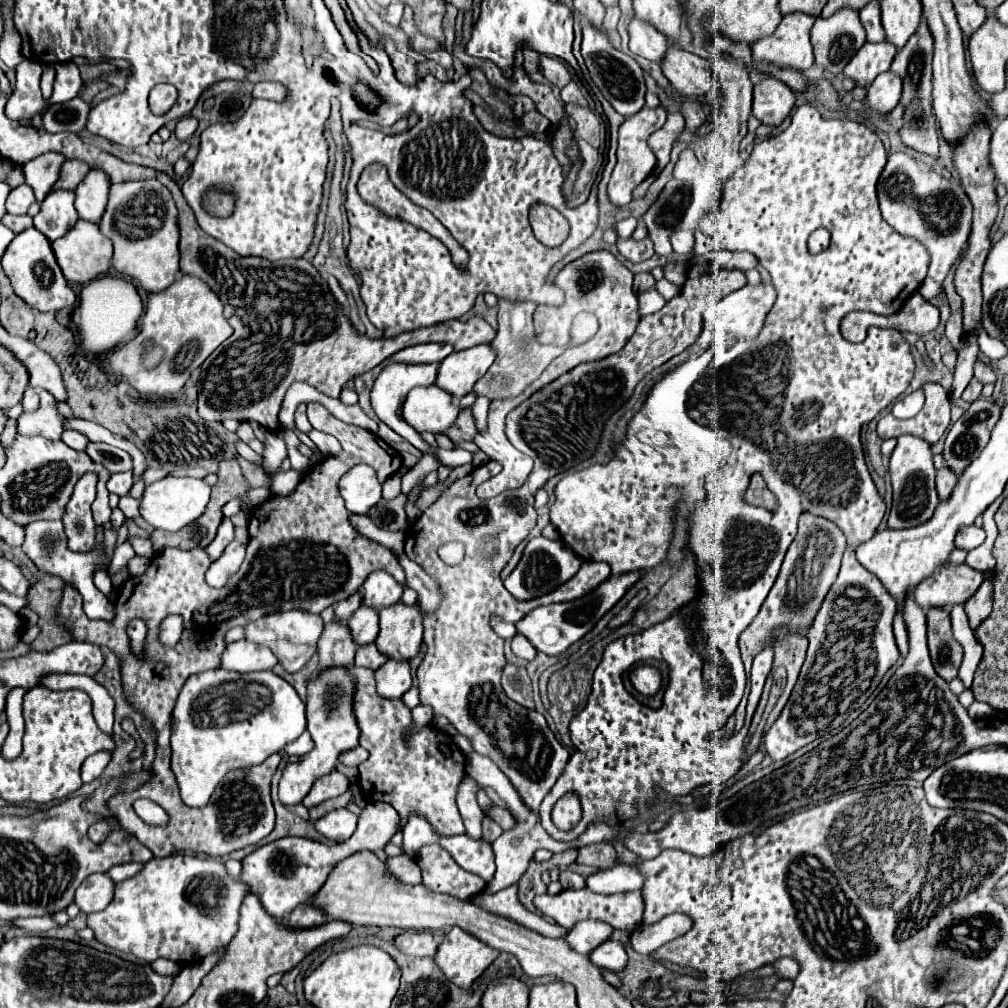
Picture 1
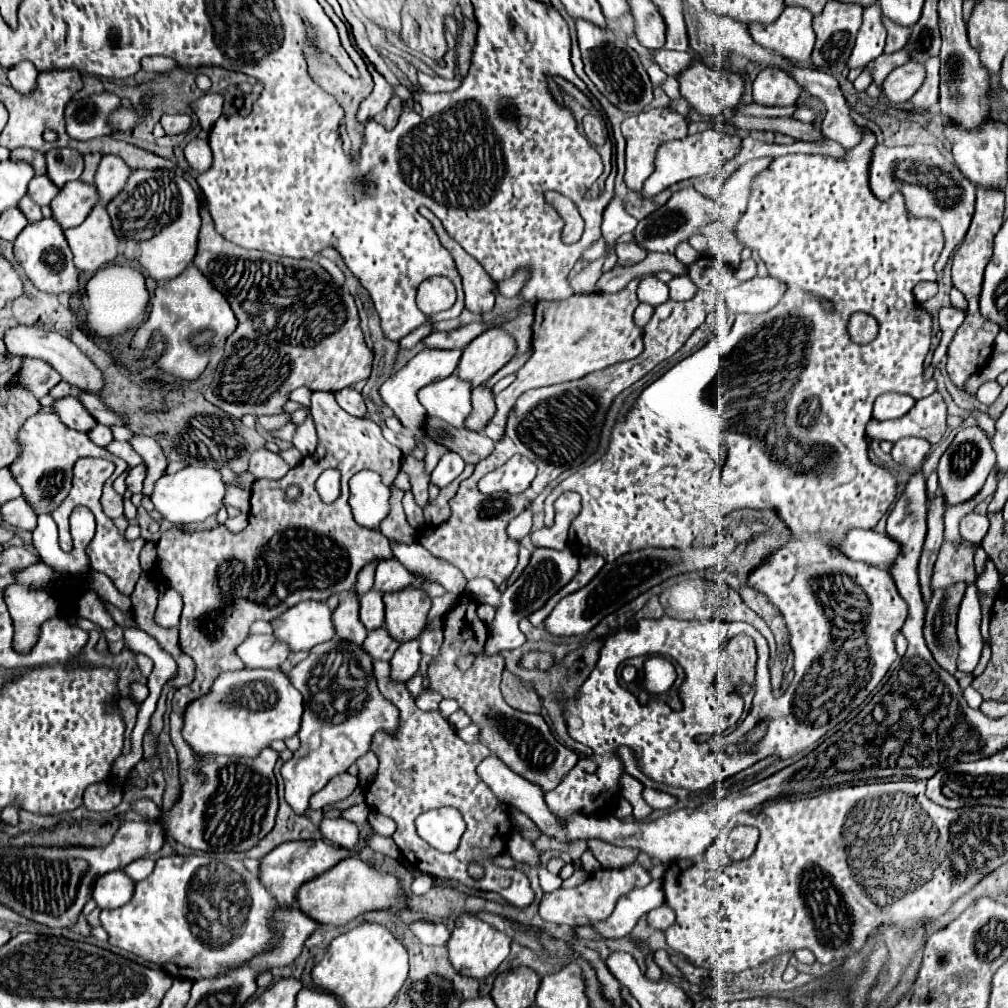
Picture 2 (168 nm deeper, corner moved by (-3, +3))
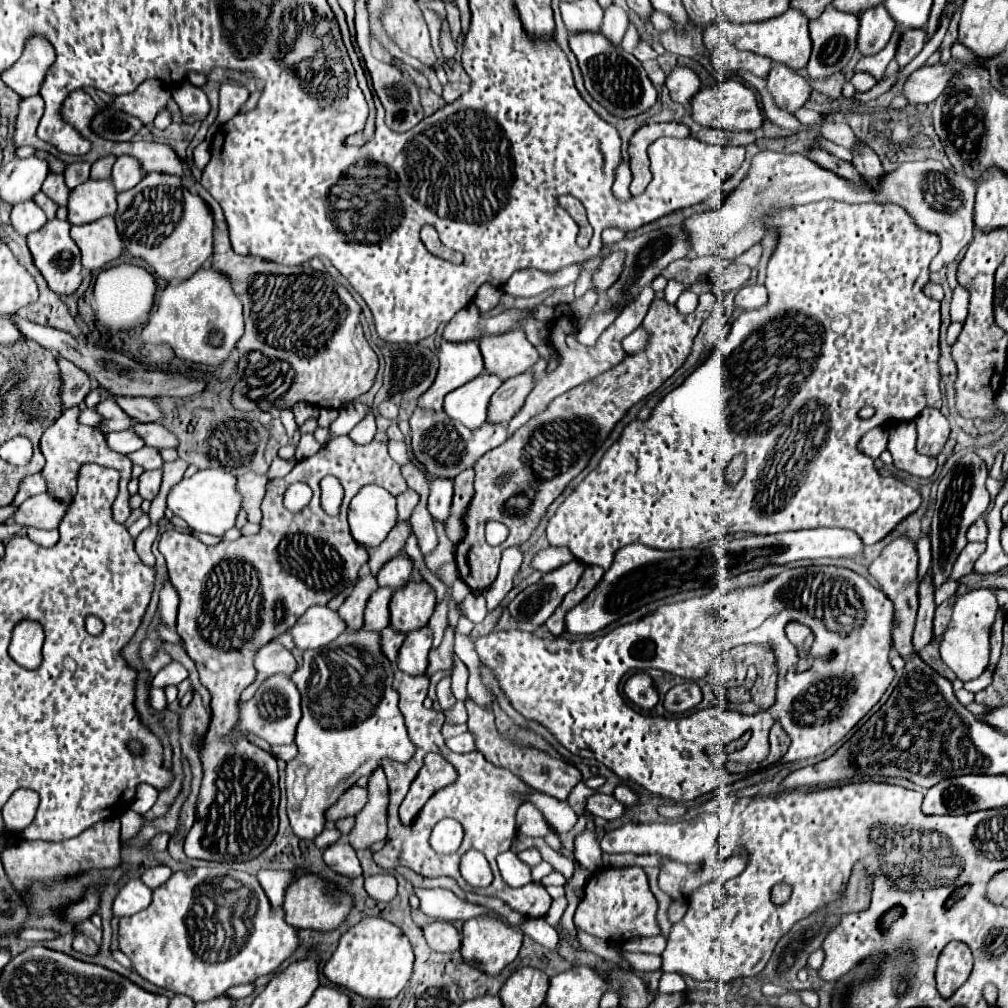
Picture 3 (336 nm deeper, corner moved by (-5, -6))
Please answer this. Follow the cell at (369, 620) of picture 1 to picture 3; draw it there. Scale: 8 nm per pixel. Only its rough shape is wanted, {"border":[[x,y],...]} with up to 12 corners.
{"border":[[378,588],[364,616],[364,630],[380,632],[390,624],[392,590]]}

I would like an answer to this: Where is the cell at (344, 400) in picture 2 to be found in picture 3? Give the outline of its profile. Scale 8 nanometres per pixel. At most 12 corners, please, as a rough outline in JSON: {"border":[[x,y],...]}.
{"border":[[366,414],[352,430],[350,438],[366,444],[374,438],[374,414]]}

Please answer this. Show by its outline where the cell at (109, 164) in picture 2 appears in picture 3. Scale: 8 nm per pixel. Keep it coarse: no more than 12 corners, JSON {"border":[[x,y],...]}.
{"border":[[122,156],[110,180],[116,192],[134,188],[142,180],[138,160]]}

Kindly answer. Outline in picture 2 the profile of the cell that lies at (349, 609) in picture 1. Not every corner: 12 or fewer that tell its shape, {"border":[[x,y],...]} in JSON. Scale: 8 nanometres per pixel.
{"border":[[378,561],[364,565],[354,589],[358,595],[372,589]]}

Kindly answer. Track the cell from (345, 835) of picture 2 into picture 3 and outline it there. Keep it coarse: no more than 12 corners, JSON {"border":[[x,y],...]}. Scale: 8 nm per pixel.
{"border":[[348,842],[324,850],[324,862],[340,874],[362,872],[356,850]]}

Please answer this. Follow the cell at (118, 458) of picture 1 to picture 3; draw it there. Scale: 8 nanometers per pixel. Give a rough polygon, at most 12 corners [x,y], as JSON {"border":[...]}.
{"border":[[144,446],[128,458],[144,470],[160,468],[164,460],[156,448]]}

